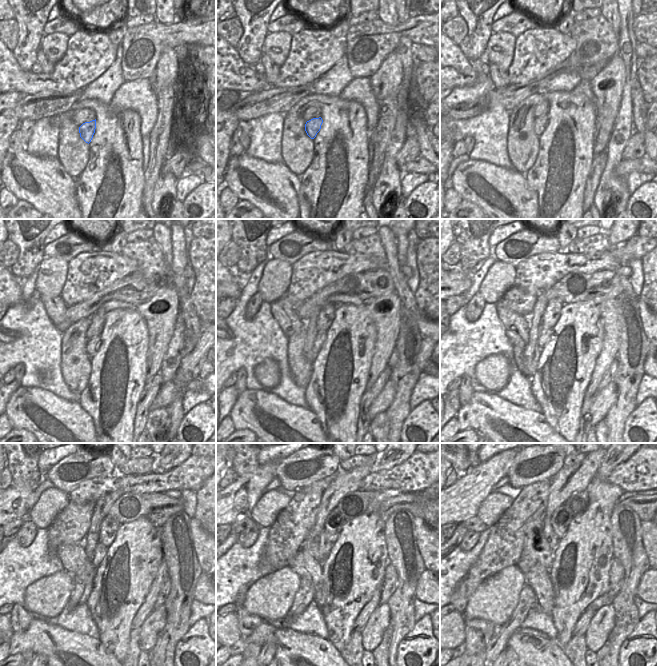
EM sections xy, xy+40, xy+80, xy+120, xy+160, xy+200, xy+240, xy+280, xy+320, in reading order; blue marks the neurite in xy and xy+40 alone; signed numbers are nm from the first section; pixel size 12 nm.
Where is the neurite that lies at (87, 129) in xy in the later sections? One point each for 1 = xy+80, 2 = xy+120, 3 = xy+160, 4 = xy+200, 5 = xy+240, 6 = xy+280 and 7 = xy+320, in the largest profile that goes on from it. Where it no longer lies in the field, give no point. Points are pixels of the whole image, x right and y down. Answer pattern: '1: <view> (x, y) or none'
1: xy+80 (540, 123)
2: xy+120 (93, 344)
3: xy+160 (321, 336)
4: xy+200 (546, 332)
5: xy+240 (100, 551)
6: xy+280 (325, 545)
7: xy+320 (550, 537)

